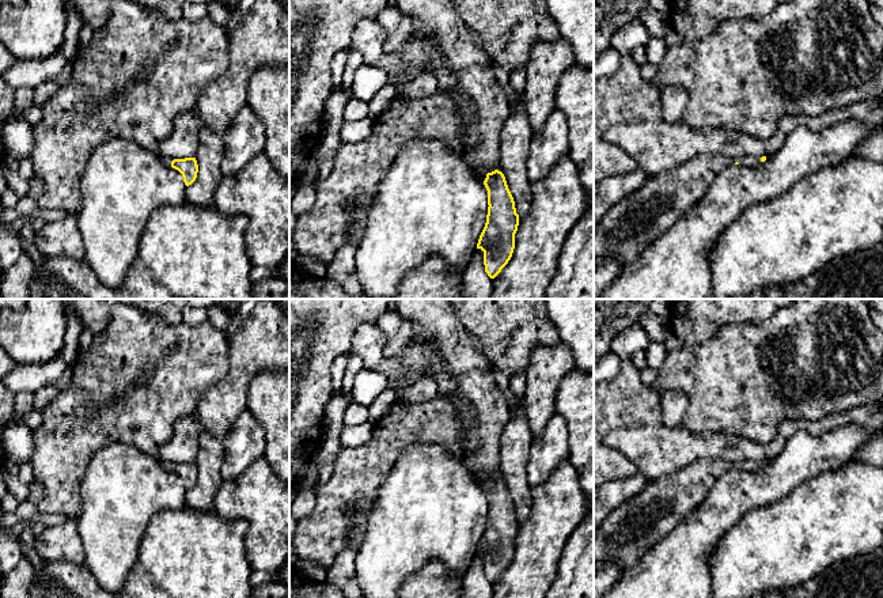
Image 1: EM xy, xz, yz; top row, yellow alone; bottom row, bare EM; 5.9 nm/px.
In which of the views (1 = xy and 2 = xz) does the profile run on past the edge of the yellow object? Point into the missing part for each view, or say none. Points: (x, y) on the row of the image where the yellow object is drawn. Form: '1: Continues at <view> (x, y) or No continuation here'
1: Continues at xy (167, 161)
2: No continuation here

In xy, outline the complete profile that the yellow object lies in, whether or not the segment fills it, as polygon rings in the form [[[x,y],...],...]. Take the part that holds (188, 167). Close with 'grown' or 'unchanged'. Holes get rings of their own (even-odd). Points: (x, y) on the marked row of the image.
[[[162,156],[162,160],[166,166],[173,167],[182,174],[186,186],[192,185],[196,181],[198,173],[196,158],[174,159]]] | grown

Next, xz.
[[[501,171],[488,173],[484,185],[489,207],[477,249],[484,251],[485,272],[494,279],[512,257],[519,215]]] | unchanged

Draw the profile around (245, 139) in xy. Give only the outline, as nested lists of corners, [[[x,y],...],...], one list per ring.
[[[249,105],[236,114],[221,137],[223,175],[239,173],[251,159],[265,151],[265,126]]]

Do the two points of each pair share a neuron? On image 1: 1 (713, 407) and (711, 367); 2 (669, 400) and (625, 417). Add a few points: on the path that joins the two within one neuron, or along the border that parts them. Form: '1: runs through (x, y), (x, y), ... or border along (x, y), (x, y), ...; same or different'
1: runs through (713, 397), (713, 377); same
2: border along (659, 394), (663, 423); different

